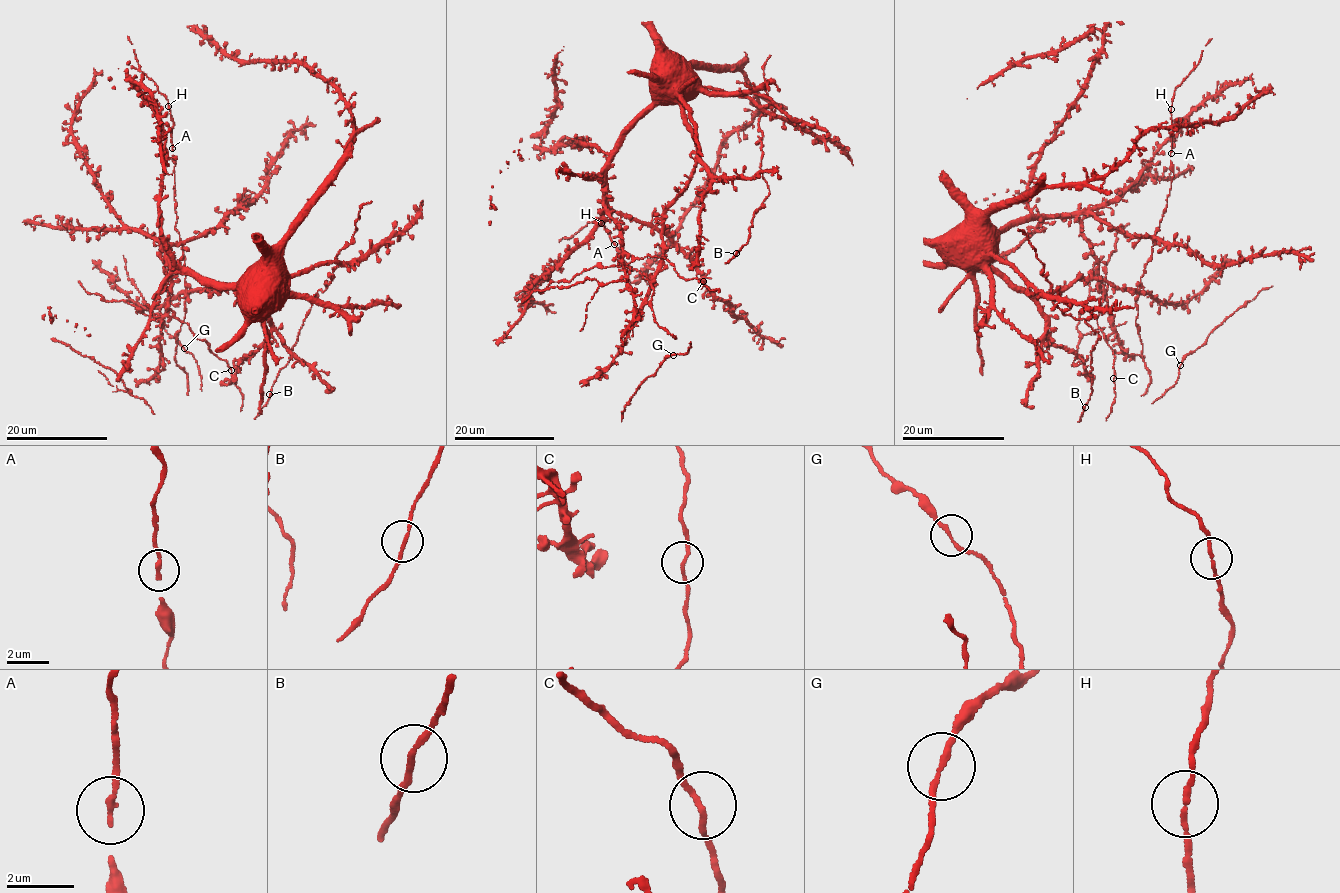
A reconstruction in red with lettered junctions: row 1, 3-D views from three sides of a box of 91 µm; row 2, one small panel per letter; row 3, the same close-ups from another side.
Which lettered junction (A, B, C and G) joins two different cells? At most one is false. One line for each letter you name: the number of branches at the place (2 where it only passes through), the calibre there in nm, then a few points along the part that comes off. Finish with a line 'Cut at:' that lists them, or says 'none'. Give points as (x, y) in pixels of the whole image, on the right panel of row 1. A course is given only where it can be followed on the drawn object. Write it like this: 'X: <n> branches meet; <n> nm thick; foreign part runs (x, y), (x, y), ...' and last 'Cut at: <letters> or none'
Cut at: none

